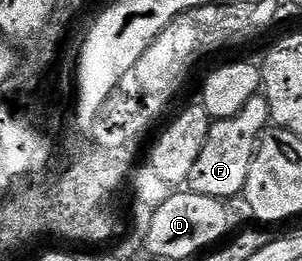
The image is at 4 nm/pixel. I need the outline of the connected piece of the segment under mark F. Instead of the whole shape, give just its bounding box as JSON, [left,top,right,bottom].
[190,94,270,201]

